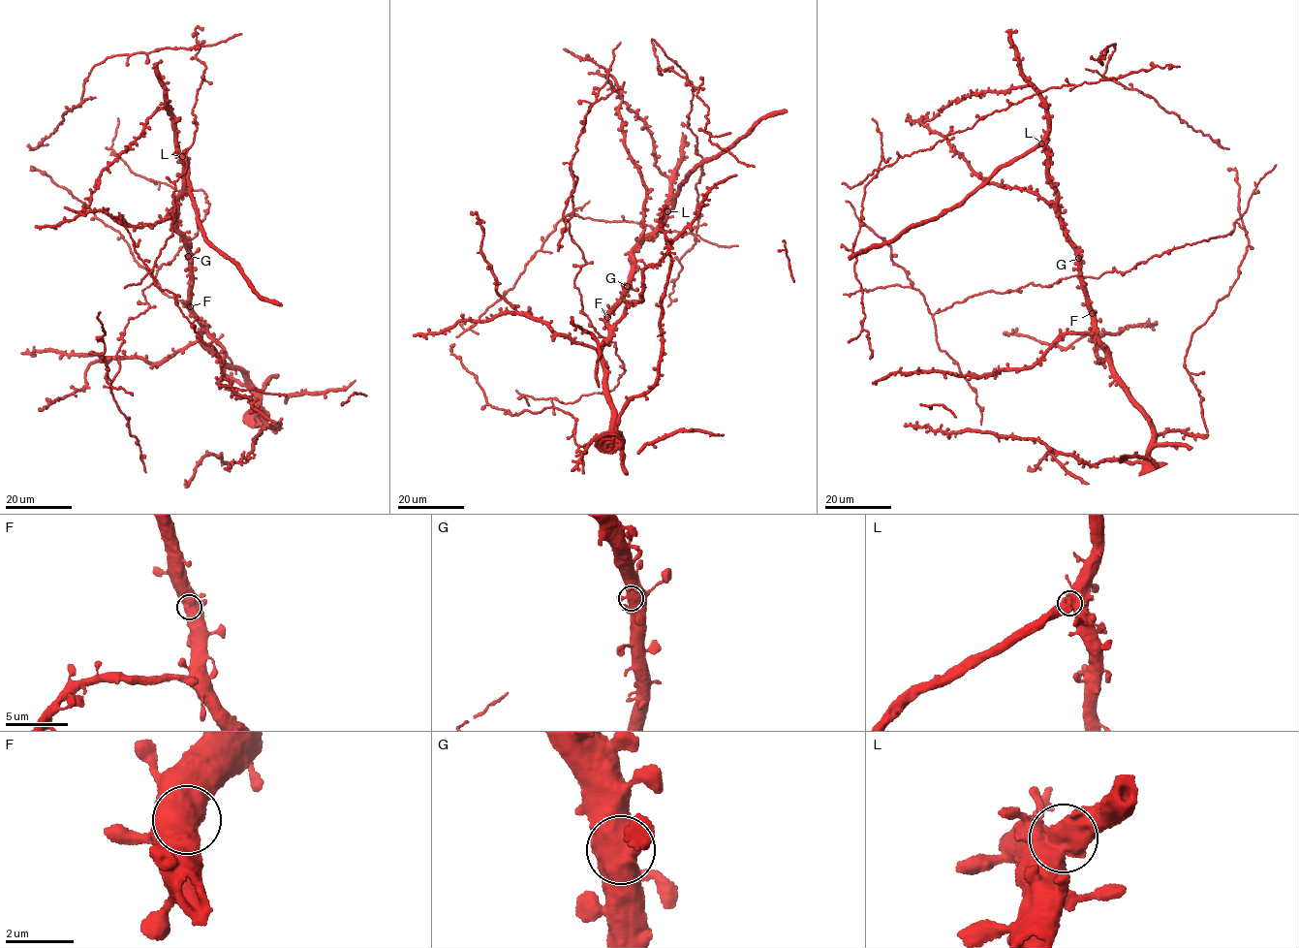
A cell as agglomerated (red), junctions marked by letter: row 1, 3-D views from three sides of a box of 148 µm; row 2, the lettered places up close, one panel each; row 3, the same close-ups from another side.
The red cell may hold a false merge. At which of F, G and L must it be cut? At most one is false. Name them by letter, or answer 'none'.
L

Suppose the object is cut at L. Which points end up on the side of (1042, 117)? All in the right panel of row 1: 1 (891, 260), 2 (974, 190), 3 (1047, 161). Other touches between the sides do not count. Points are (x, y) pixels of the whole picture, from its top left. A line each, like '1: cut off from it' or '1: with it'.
1: with it
2: cut off from it
3: with it

